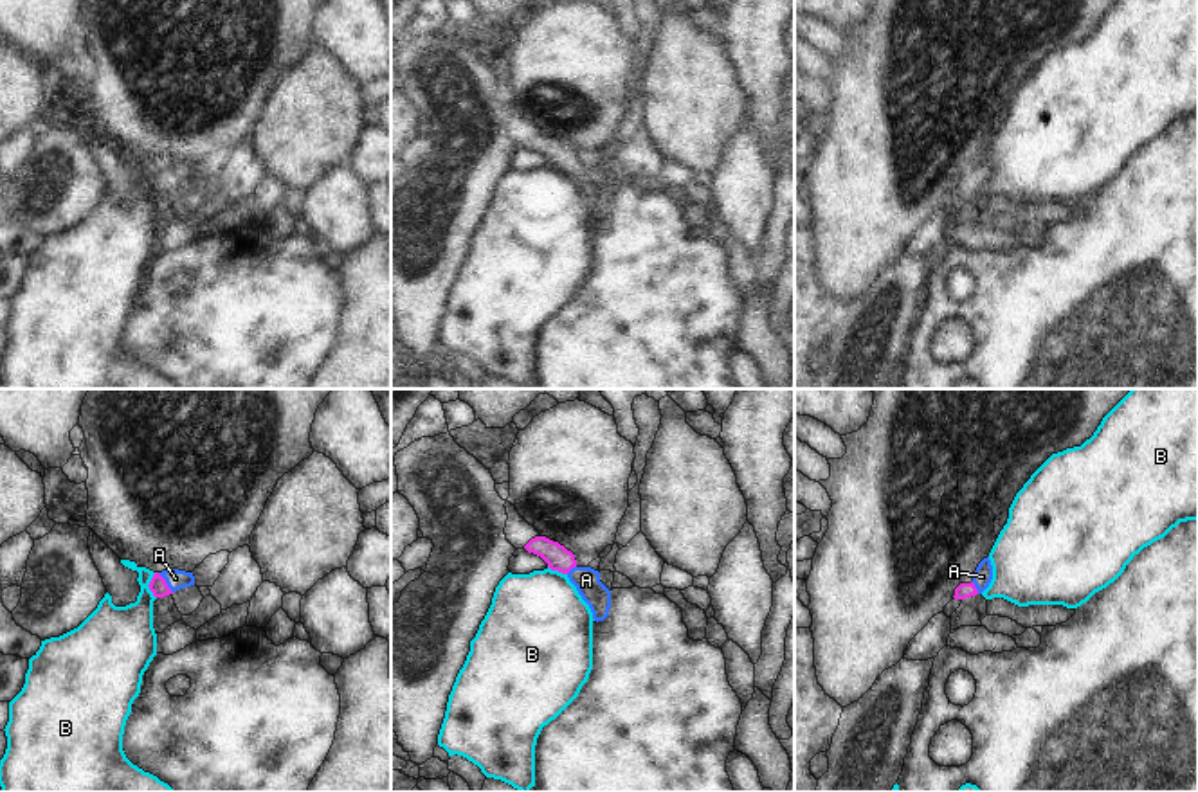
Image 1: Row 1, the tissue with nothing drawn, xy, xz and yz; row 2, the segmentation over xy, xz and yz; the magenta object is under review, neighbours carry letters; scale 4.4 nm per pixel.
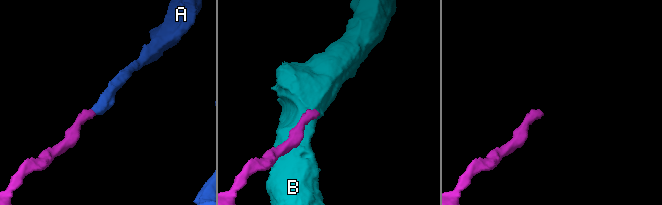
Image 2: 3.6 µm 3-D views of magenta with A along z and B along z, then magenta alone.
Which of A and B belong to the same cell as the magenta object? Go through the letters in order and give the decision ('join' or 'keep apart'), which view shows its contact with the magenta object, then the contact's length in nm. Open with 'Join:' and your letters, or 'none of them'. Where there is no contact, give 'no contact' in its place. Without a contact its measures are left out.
Join: A
A: join; contact in xy; length 120 nm
B: keep apart; contact in xy; length 120 nm

